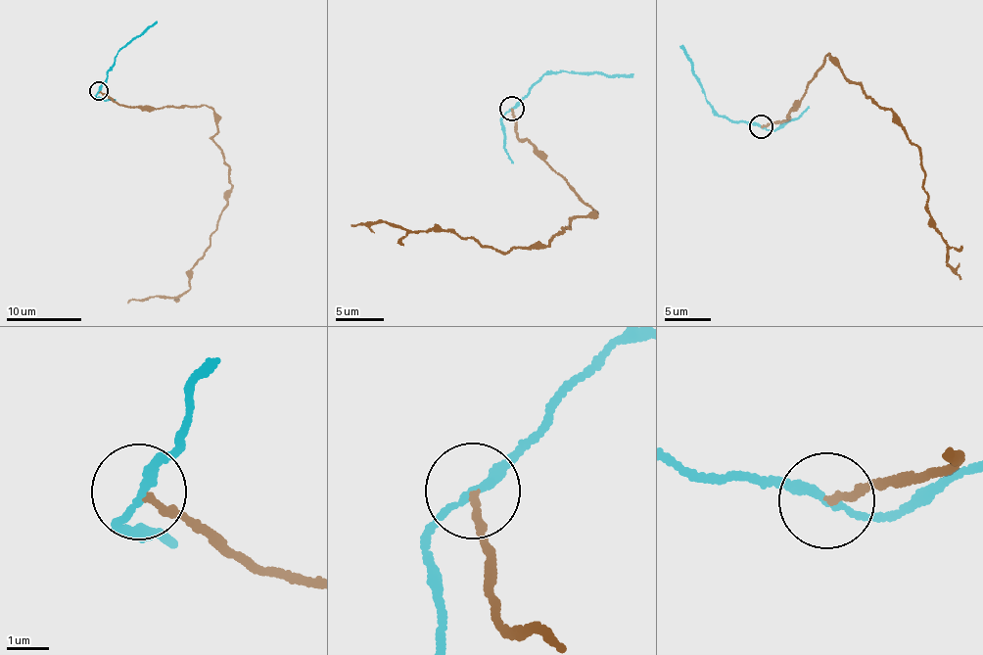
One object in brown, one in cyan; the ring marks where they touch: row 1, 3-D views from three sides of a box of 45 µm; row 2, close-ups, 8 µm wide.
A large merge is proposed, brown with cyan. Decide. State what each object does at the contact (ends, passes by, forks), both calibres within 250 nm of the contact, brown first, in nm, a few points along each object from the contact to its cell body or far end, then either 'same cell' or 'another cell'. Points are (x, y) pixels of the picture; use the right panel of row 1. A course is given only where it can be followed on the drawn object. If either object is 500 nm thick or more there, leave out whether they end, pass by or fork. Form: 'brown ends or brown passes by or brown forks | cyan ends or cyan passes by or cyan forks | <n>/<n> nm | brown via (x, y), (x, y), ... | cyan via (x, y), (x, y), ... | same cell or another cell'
brown ends | cyan passes by | 150/190 nm | brown via (762, 127), (787, 119), (798, 108), (829, 56), (868, 98), (890, 111), (917, 148), (932, 225), (959, 278) | cyan via (762, 127), (729, 120), (717, 113), (680, 45) | another cell

